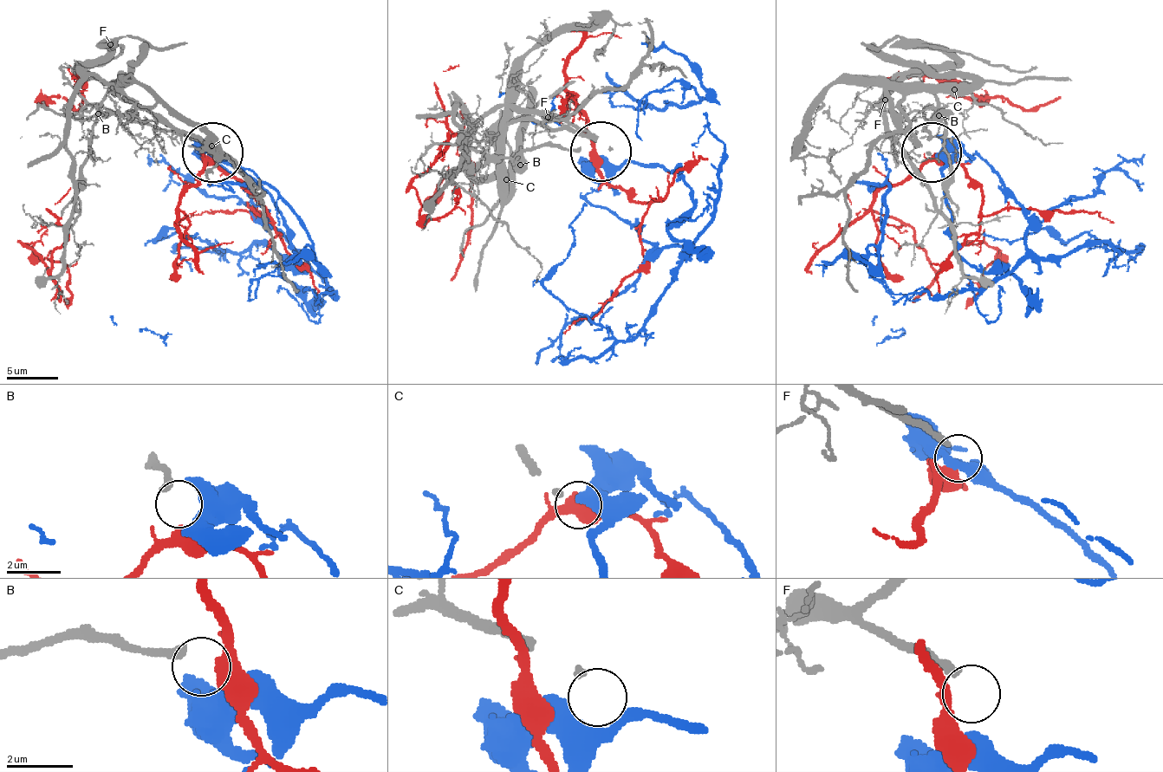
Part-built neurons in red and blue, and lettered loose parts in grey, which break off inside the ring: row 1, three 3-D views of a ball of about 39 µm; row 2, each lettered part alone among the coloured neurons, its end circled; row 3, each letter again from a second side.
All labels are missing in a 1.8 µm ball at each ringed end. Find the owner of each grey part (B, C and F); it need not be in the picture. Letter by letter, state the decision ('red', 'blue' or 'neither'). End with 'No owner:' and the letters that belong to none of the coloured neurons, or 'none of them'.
B: red
C: neither
F: neither
No owner: C, F

